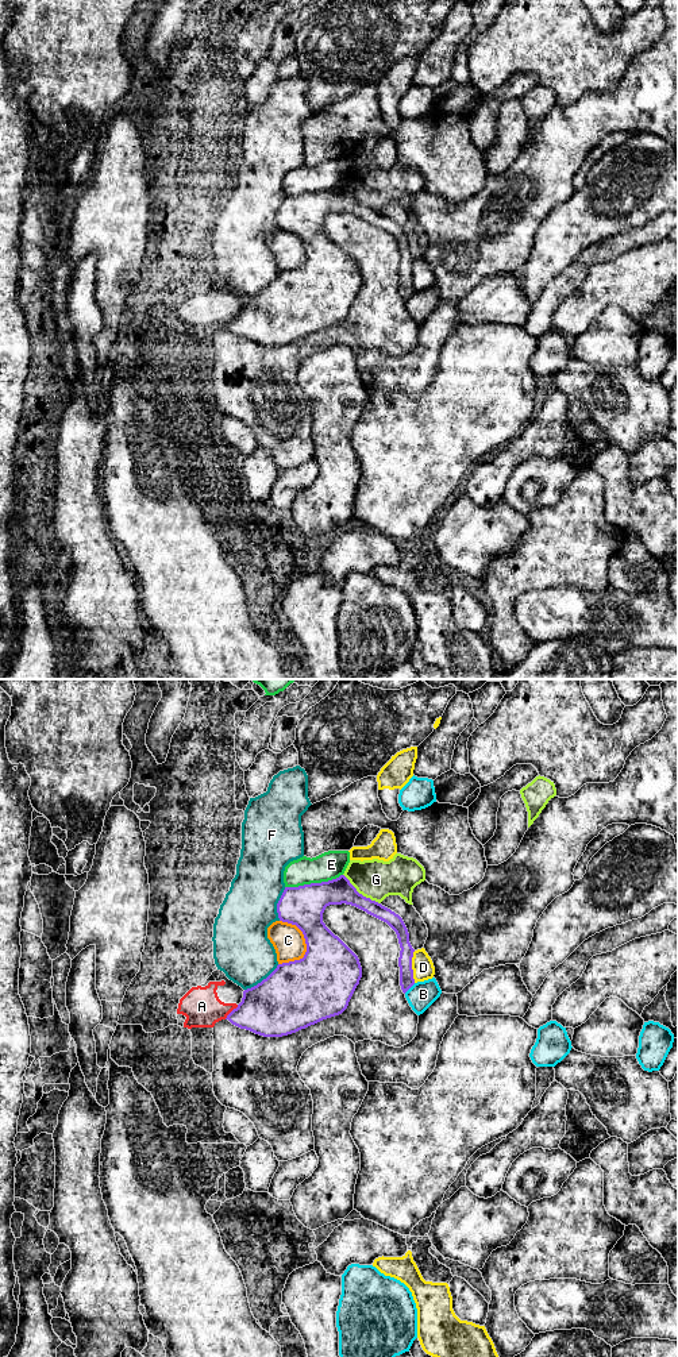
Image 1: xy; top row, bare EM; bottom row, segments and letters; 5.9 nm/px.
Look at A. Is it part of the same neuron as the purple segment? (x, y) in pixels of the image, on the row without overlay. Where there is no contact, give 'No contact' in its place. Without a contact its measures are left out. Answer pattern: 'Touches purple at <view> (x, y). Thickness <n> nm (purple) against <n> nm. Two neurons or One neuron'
Touches purple at xy (231, 320). Thickness 340 nm (purple) against 220 nm. Two neurons

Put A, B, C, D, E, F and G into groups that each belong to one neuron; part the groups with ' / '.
A / B E / C / D / F / G

